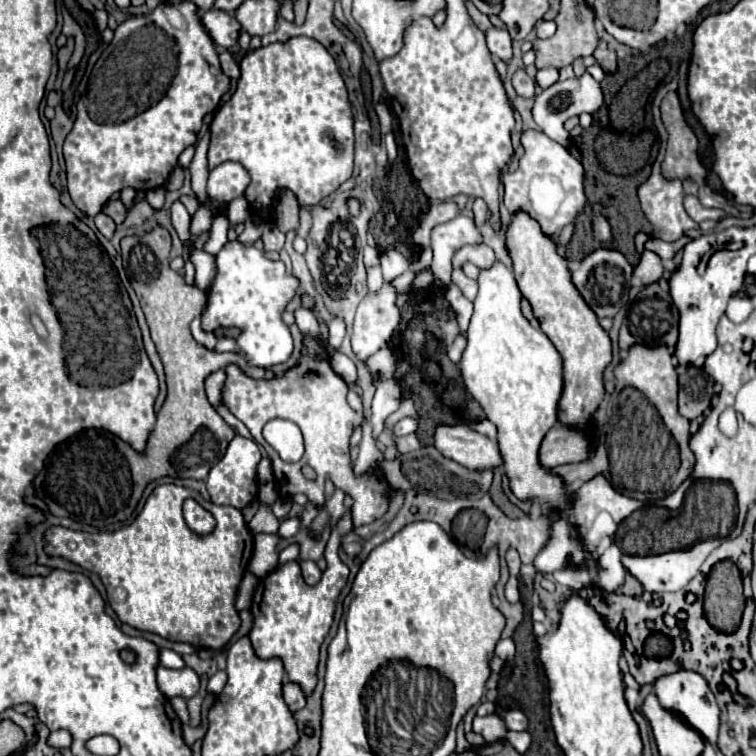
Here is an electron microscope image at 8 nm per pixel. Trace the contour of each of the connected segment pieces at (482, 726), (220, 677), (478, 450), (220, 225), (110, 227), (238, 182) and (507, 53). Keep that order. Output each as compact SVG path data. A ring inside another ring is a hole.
M501 710L489 714L489 716L475 716L473 720L473 732L481 734L485 738L485 742L497 742L501 738L505 738L507 734L507 728L505 728L505 722L503 722L503 716L501 716Z
M224 670L212 676L207 685L207 691L215 696L219 695L227 682L227 674Z
M439 424L435 428L433 436L435 448L455 460L457 464L469 468L469 470L491 470L493 466L501 466L501 454L495 440L489 440L487 436L473 432L465 424Z
M215 214L213 226L211 226L211 232L209 232L209 240L205 244L205 252L215 256L223 248L225 236L227 236L227 218L223 218L223 214Z
M97 214L97 216L95 216L95 226L97 226L97 230L99 230L107 240L113 238L115 222L113 222L109 216L105 216L105 214Z
M223 162L209 172L207 180L207 206L211 212L219 212L233 198L241 196L249 184L249 174L239 162Z
M491 28L487 32L487 48L493 56L501 58L505 64L511 62L513 58L513 48L511 48L511 36L507 34L507 30L501 28Z

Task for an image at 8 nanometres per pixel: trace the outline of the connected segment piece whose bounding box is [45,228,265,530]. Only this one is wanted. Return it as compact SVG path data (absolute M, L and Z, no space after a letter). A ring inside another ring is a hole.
M155 228L145 236L131 236L121 240L121 252L129 278L133 280L135 294L145 312L151 338L163 360L167 376L169 394L165 406L157 414L157 428L151 432L149 446L143 456L111 432L103 430L79 432L59 444L55 448L59 452L59 460L49 460L47 466L53 468L45 470L53 472L53 504L49 506L55 516L69 516L77 522L107 530L109 526L123 524L133 516L135 506L151 480L167 474L175 474L175 478L205 480L211 466L223 458L227 448L227 444L223 444L221 428L229 428L229 442L235 438L235 432L207 402L203 380L211 372L225 368L229 362L239 364L245 374L253 378L265 376L265 370L251 366L243 352L217 354L215 350L201 346L191 336L189 324L195 316L203 314L207 306L207 294L197 286L187 286L185 278L169 268L169 250L171 236L165 228Z

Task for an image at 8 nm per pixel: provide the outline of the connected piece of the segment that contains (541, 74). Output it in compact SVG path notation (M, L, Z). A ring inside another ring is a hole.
M543 68L543 70L539 70L537 72L537 84L545 90L545 88L549 88L549 86L553 86L557 80L559 80L559 72L555 70L555 68Z

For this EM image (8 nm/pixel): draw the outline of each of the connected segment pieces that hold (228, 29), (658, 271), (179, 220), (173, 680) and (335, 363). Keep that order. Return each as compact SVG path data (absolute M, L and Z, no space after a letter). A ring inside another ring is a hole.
M207 10L201 16L201 22L217 46L231 48L237 42L241 26L231 14L221 12L221 10Z
M645 250L645 252L641 254L639 264L637 264L635 270L633 270L633 276L635 276L643 286L647 286L647 284L657 282L657 280L661 278L661 274L663 274L661 258L659 258L655 252Z
M181 200L173 202L173 206L171 206L171 220L173 220L173 228L177 230L177 234L185 242L189 238L189 220L191 220L191 216L185 210L185 206L181 204Z
M165 666L157 668L157 686L159 690L167 696L181 696L181 698L191 698L199 690L199 676L191 668L181 668L181 670L171 670Z
M335 352L335 354L331 356L331 366L333 366L333 370L335 370L347 384L355 382L355 378L357 378L357 368L355 368L355 362L353 362L351 358L347 358L347 356L341 354L341 352Z

